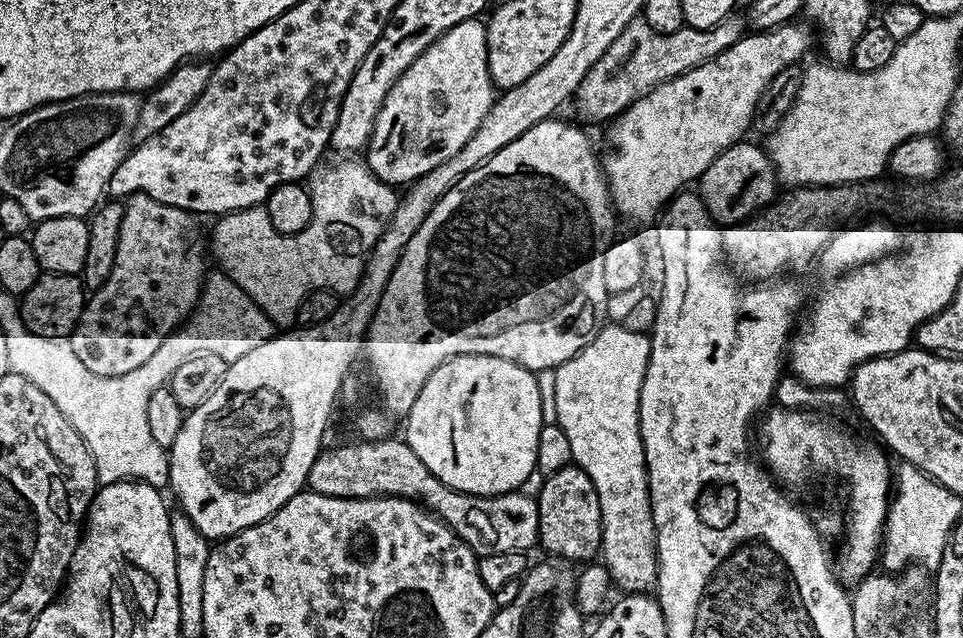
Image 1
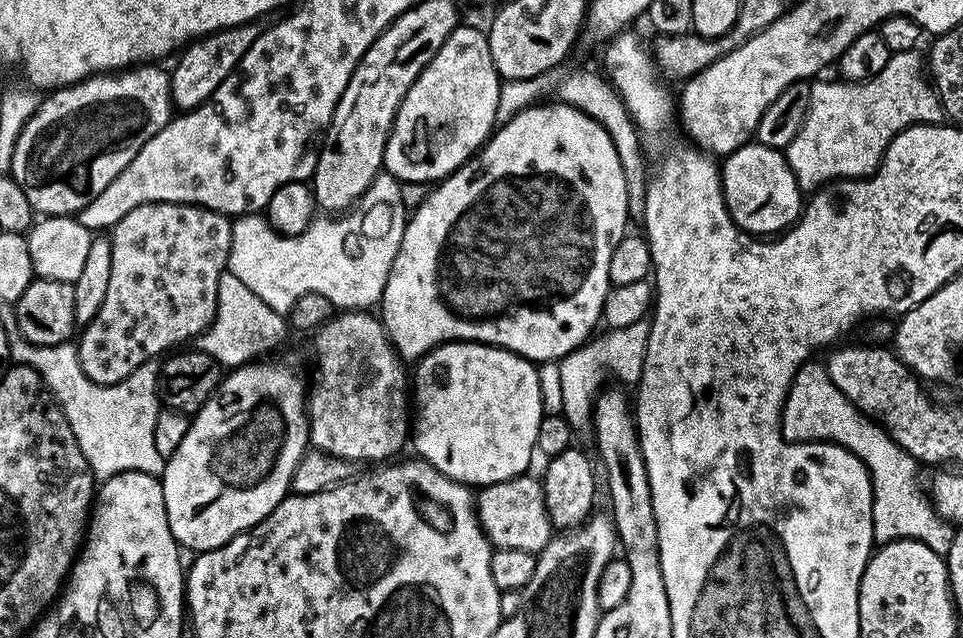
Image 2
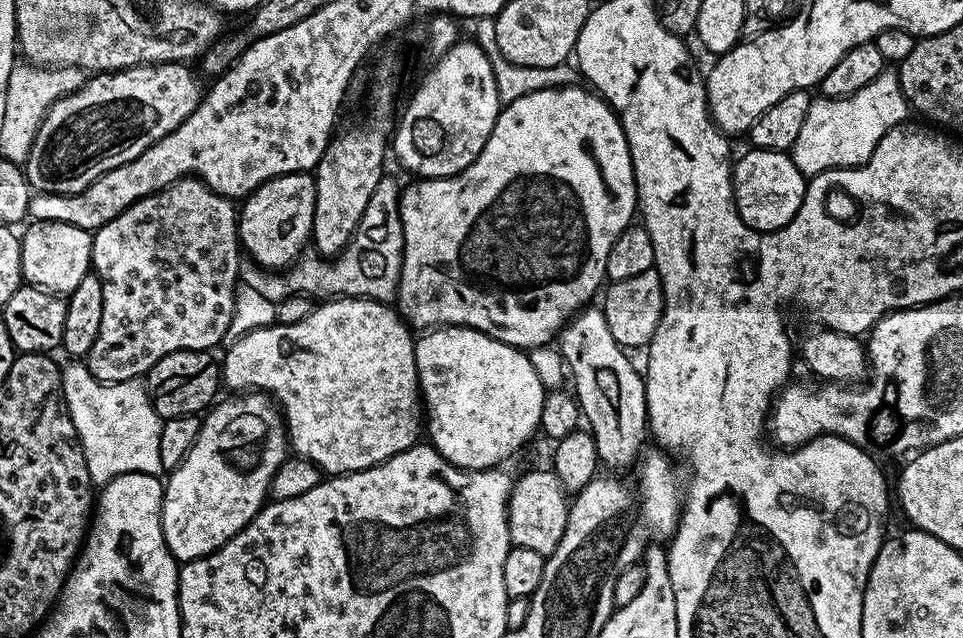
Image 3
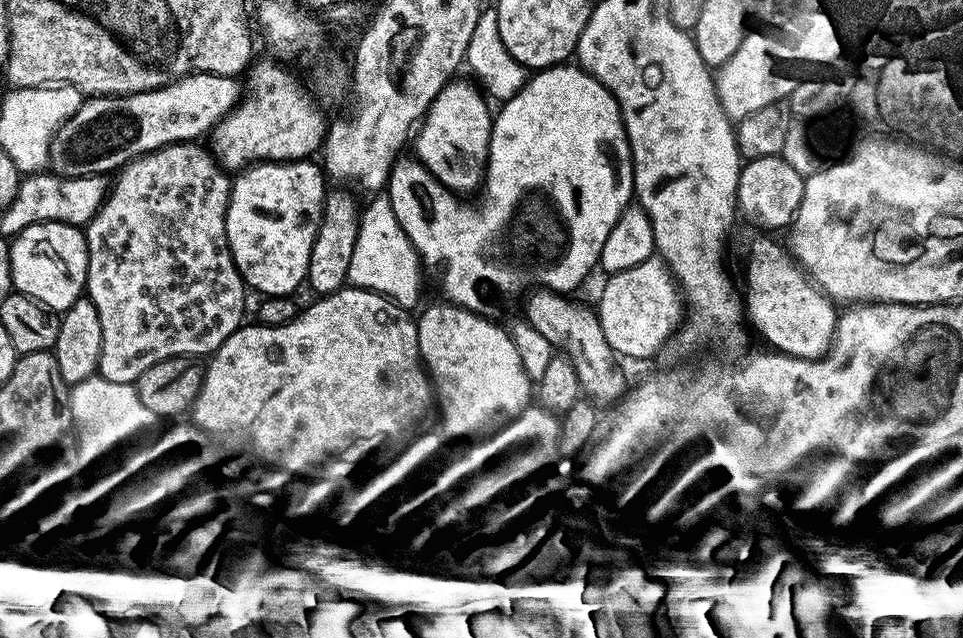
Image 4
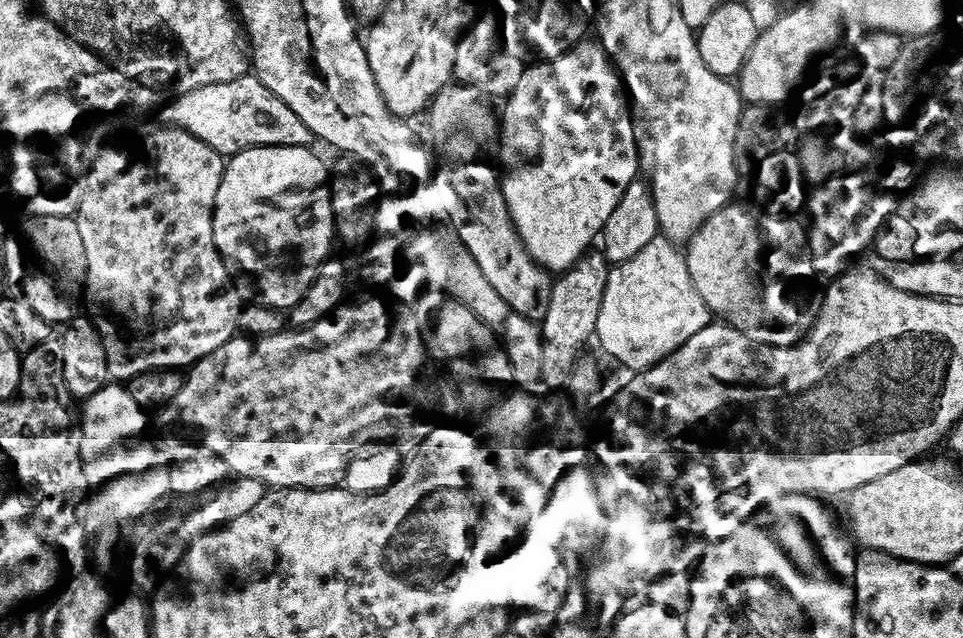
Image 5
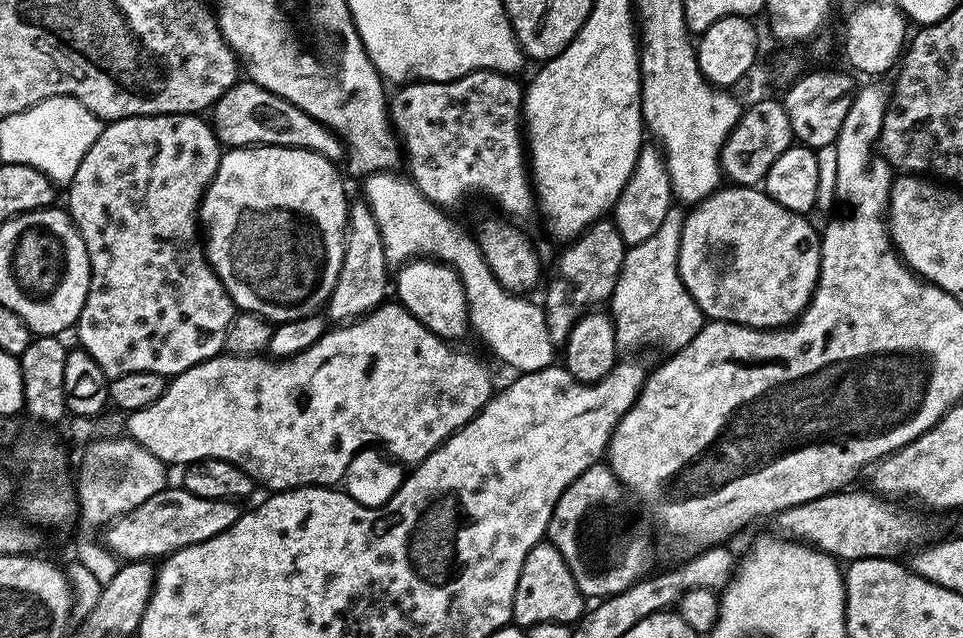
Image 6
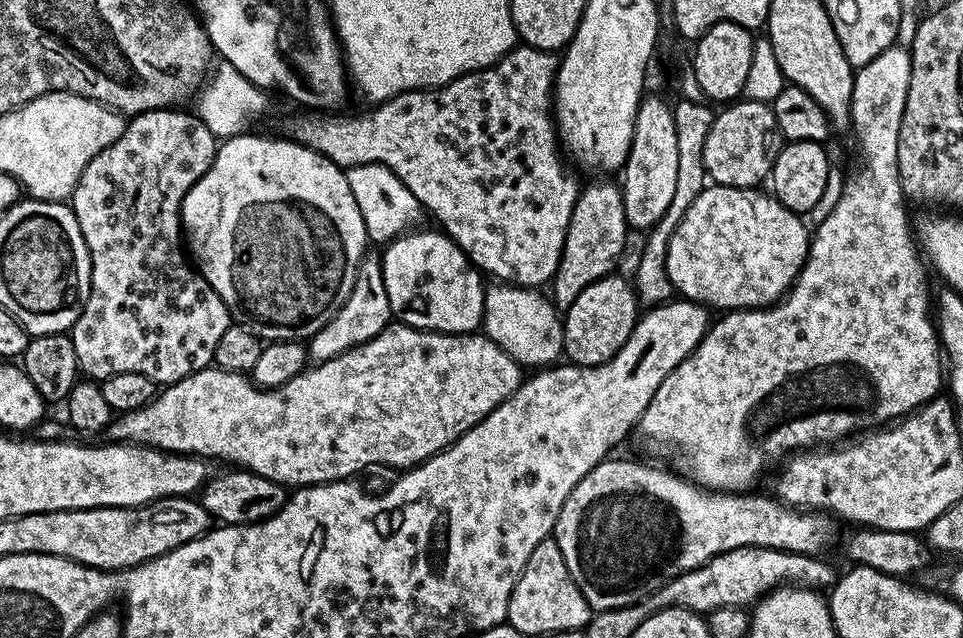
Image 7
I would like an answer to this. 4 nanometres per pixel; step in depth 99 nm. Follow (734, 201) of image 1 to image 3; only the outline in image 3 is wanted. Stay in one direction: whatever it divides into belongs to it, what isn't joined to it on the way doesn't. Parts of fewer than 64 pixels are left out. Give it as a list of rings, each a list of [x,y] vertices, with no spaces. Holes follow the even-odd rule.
[[[752,148],[744,157],[735,161],[732,169],[732,197],[736,200],[736,212],[742,218],[746,226],[750,226],[756,232],[776,232],[784,228],[792,220],[796,219],[796,212],[804,201],[806,177],[800,173],[798,166],[794,166],[791,155],[788,152],[775,152],[774,150],[762,150]]]

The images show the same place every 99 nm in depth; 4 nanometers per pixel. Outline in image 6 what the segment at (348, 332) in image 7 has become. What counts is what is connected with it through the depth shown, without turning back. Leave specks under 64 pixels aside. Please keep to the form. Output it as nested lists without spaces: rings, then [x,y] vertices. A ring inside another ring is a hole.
[[[353,199],[348,206],[348,232],[344,236],[344,257],[342,270],[338,274],[338,282],[334,286],[332,296],[326,305],[326,316],[332,322],[351,322],[367,316],[377,306],[385,303],[390,296],[390,265],[386,258],[386,250],[382,242],[382,230],[378,218],[374,218],[372,208],[363,199]]]

